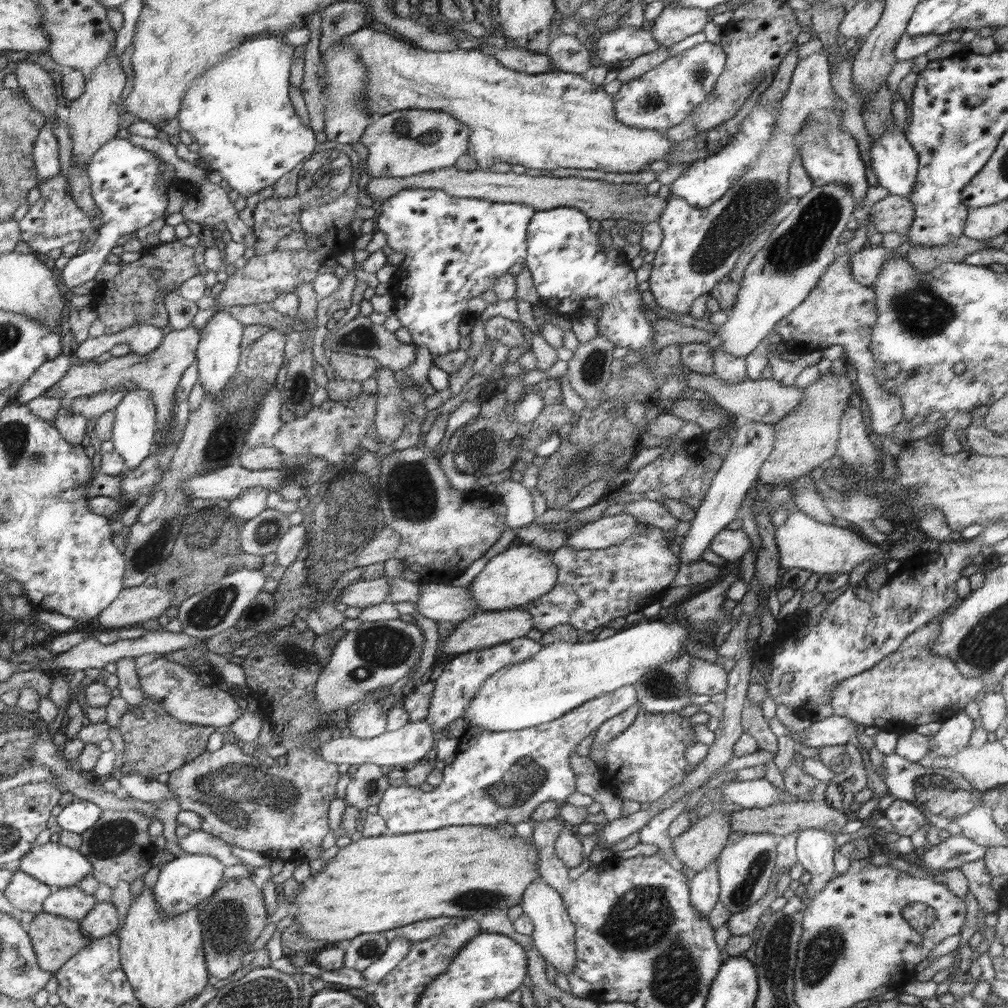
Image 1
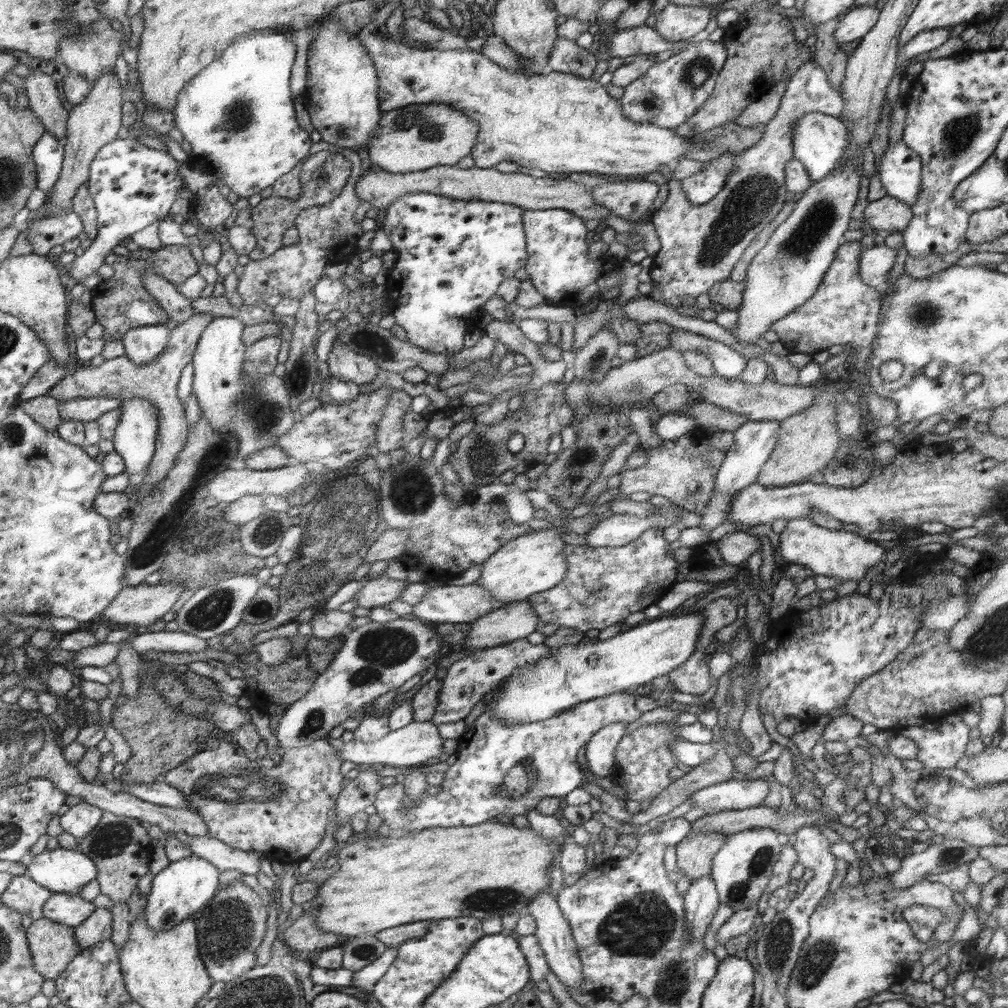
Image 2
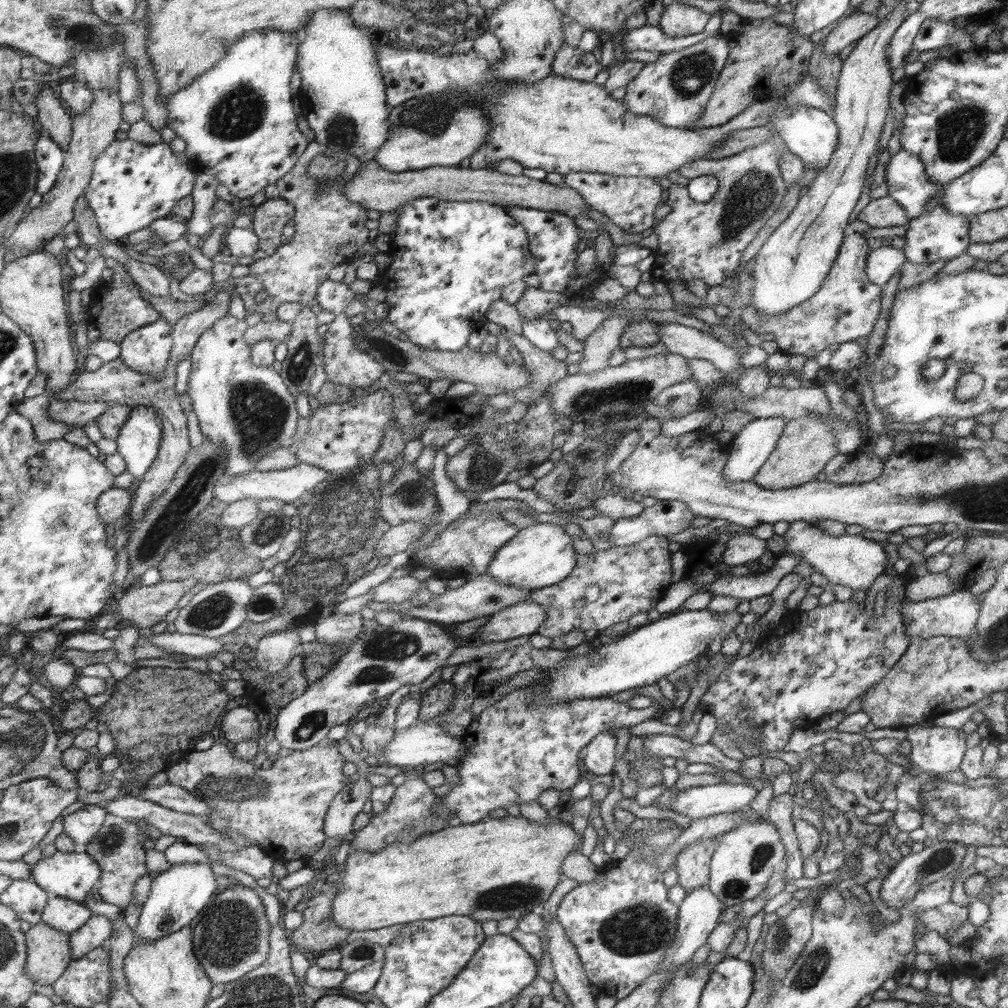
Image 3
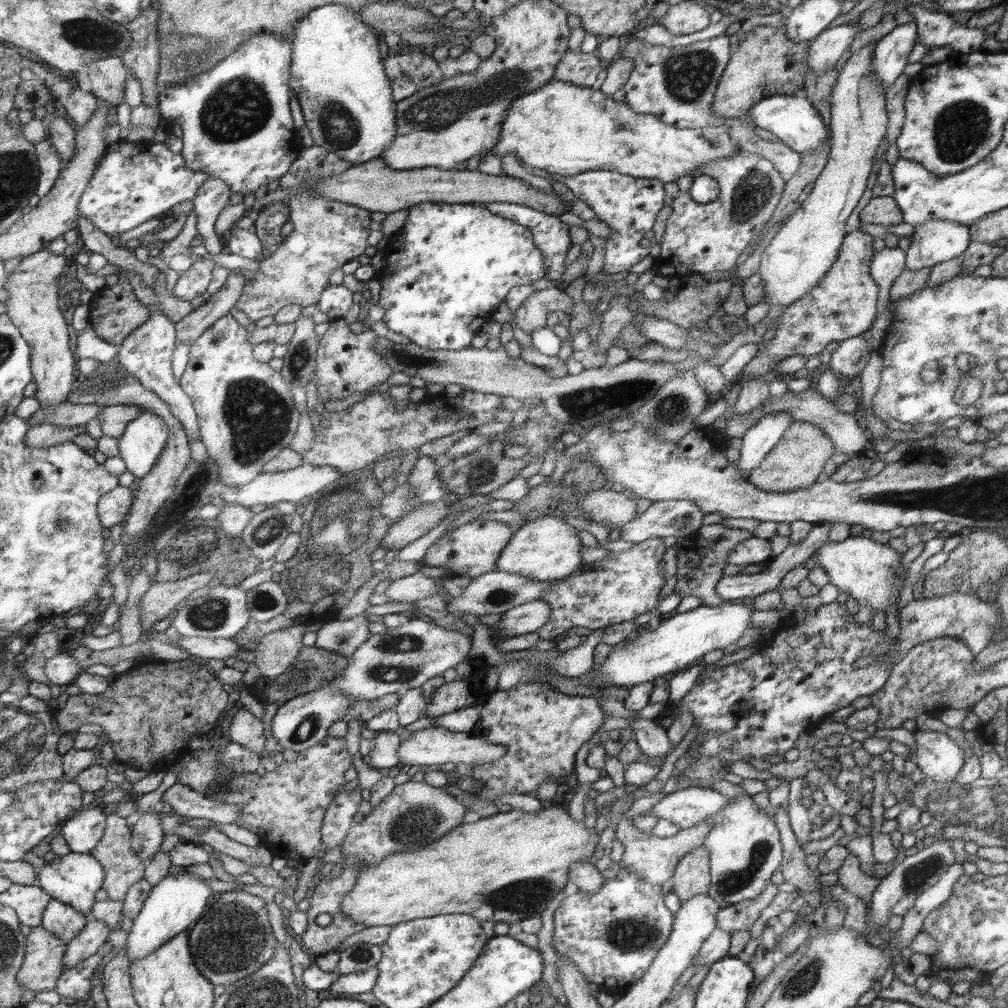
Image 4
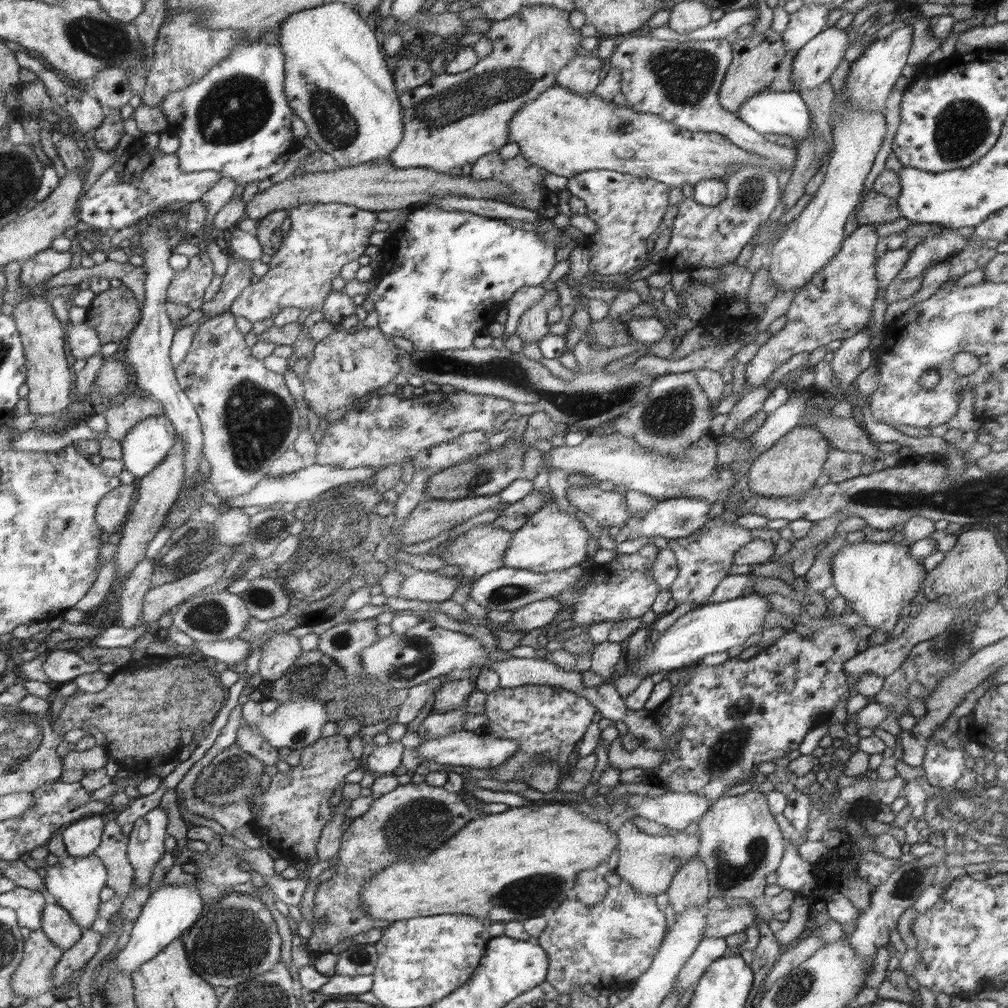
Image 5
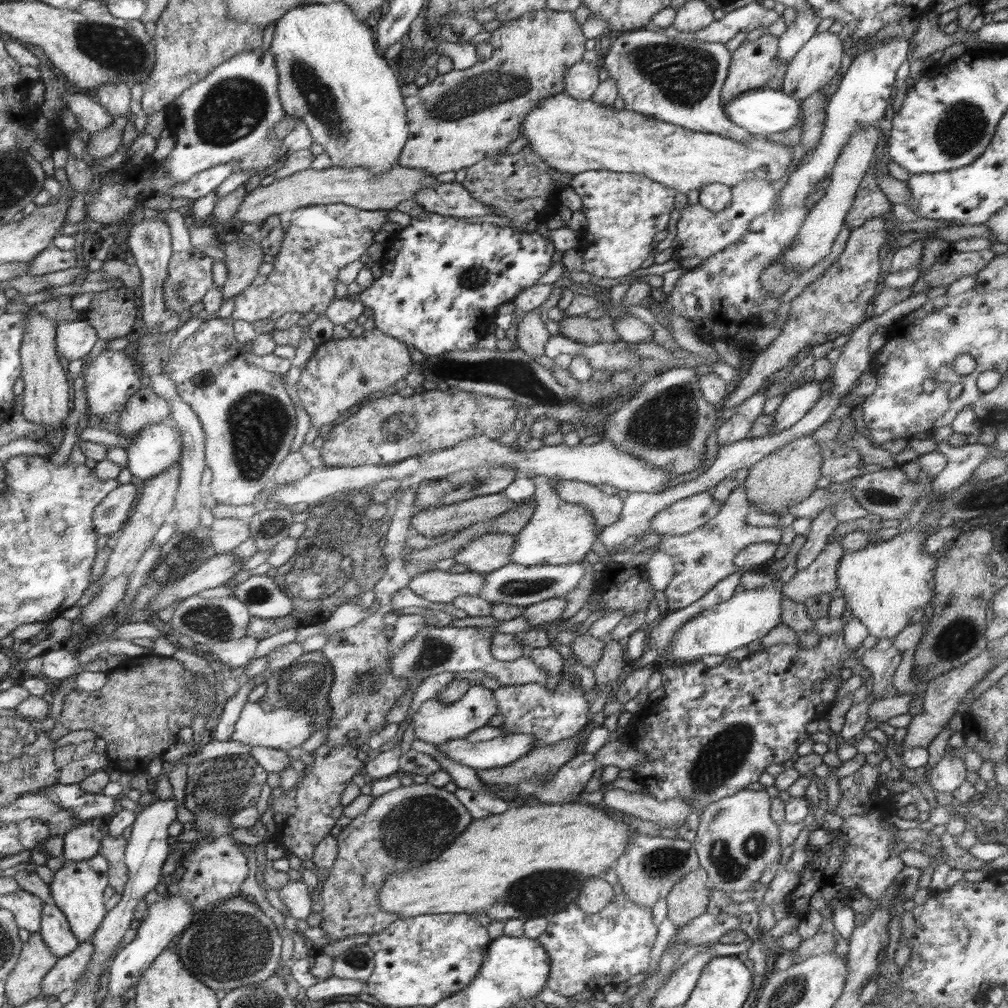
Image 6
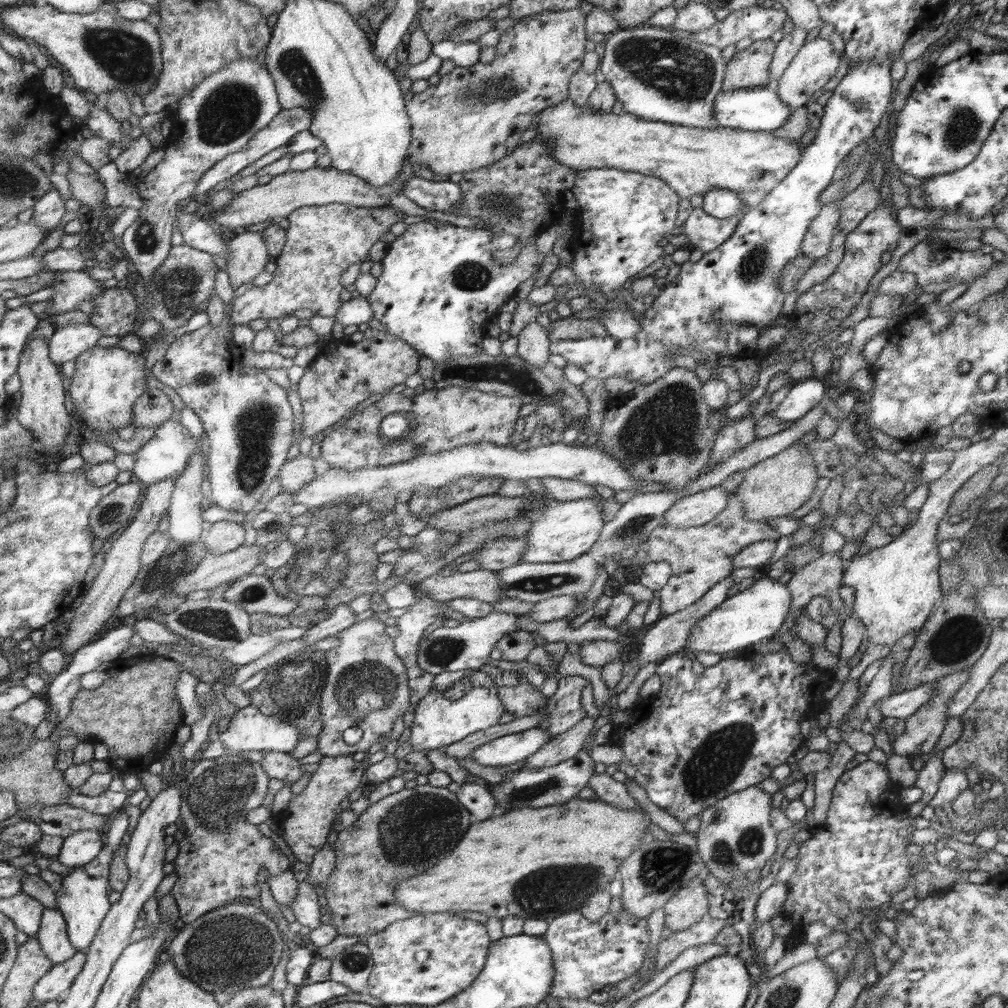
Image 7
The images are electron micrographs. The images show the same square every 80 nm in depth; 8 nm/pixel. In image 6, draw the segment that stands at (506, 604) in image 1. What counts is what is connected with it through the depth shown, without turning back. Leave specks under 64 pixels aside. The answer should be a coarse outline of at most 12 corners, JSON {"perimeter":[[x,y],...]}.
{"perimeter":[[535,476],[535,511],[511,562],[583,561],[597,520]]}

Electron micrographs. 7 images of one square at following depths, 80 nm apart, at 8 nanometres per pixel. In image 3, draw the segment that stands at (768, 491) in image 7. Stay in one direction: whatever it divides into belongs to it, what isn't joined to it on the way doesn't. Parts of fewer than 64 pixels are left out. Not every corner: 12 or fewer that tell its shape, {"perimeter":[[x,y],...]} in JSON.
{"perimeter":[[825,416],[788,421],[751,481],[782,490],[814,481],[838,454]]}

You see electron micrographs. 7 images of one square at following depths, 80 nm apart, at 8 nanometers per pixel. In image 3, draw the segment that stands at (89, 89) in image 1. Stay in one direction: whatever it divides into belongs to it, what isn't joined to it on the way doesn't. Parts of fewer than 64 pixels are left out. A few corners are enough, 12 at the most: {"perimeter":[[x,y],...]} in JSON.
{"perimeter":[[118,91],[73,115],[58,180],[5,240],[41,250],[75,218],[123,119]]}

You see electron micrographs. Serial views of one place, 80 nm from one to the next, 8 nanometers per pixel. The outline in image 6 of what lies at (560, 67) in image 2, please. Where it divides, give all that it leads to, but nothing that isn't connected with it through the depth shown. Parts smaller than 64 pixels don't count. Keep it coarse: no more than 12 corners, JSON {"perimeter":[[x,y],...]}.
{"perimeter":[[583,60],[564,77],[564,92],[588,100],[600,84],[601,63]]}

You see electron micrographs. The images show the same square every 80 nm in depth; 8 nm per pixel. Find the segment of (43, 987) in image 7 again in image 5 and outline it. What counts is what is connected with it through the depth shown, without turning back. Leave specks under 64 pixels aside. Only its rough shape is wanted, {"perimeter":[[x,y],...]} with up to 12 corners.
{"perimeter":[[84,930],[79,942],[60,957],[52,973],[52,990],[87,965],[103,935]]}

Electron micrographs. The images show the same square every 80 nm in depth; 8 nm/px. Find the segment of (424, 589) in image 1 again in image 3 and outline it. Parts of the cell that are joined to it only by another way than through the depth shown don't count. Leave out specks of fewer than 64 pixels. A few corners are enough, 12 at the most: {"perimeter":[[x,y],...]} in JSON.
{"perimeter":[[476,575],[426,605],[396,612],[444,627],[490,617],[529,600],[532,589]]}

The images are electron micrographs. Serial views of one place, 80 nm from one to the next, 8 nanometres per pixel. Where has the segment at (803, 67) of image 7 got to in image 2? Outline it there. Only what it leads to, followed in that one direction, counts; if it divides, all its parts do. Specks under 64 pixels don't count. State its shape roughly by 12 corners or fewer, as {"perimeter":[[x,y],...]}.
{"perimeter":[[854,6],[833,34],[839,46],[862,38],[877,24],[876,7]]}

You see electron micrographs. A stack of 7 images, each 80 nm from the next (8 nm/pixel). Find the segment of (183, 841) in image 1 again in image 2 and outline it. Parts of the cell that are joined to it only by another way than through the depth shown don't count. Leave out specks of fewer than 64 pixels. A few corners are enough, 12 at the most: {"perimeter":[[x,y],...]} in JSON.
{"perimeter":[[192,837],[192,855],[221,871],[260,872],[256,850],[237,850],[213,837]]}

